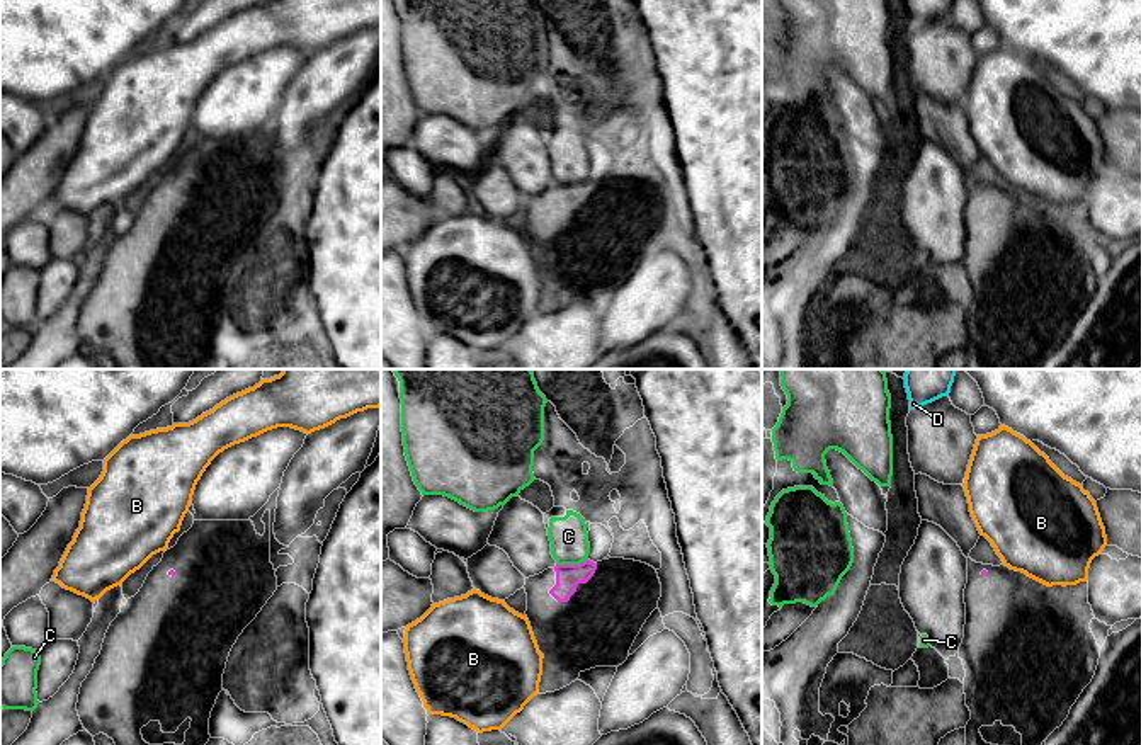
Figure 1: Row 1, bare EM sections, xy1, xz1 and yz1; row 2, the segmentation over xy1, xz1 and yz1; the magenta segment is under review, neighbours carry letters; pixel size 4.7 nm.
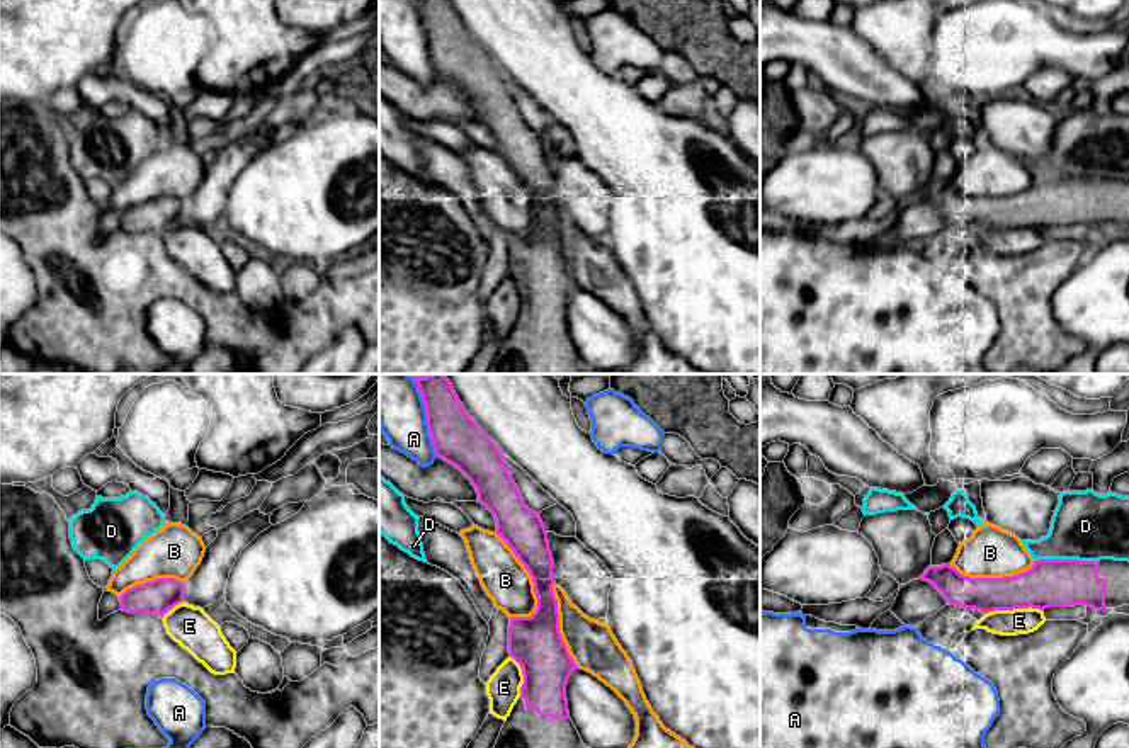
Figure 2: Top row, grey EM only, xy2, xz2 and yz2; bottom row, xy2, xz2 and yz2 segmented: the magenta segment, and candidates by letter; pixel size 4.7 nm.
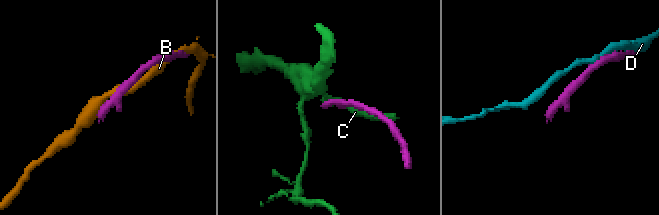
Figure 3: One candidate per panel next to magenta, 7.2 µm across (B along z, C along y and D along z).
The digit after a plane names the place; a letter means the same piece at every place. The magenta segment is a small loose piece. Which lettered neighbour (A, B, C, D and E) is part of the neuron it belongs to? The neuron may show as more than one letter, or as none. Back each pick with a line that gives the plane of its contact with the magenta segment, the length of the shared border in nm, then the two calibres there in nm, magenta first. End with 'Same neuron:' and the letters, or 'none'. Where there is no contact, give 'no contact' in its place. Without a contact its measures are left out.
Same neuron: none

